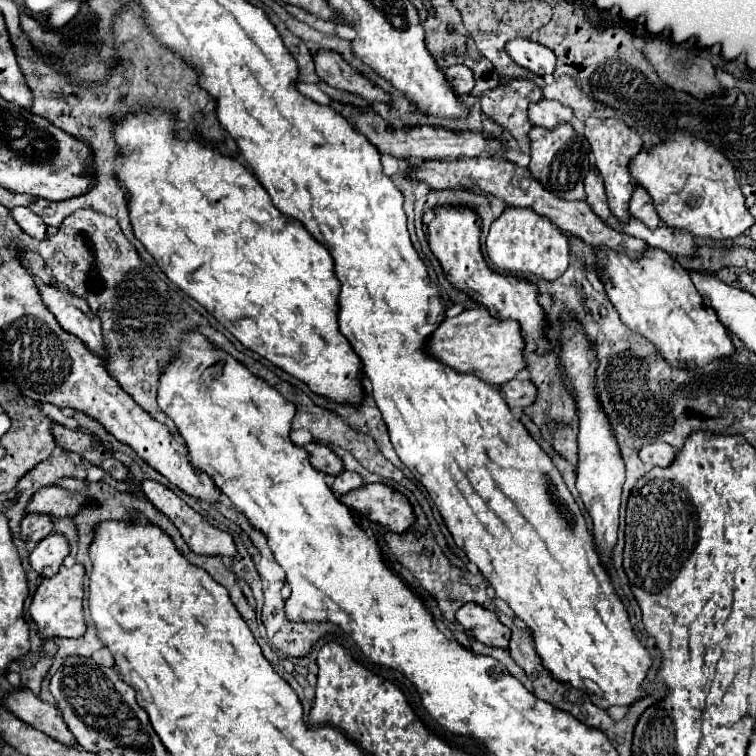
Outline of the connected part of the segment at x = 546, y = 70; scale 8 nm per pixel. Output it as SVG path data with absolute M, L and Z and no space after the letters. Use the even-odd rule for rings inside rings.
M515 38L511 42L507 42L507 52L509 56L521 64L523 68L527 68L529 72L537 74L537 76L545 76L545 74L553 74L555 70L555 54L533 42L533 40L523 40L523 38Z

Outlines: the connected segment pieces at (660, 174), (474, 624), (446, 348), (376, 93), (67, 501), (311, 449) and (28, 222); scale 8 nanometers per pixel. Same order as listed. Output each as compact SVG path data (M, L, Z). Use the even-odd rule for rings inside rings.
M677 132L651 150L639 152L629 164L633 180L649 192L661 222L695 238L733 240L747 236L755 218L745 206L745 198L735 180L735 170L727 158L703 140Z
M475 602L465 604L457 610L457 622L479 642L487 646L507 648L511 630L499 622L497 614L493 610L487 610Z
M473 308L461 312L455 318L445 318L427 340L425 350L429 356L457 372L475 374L477 378L483 378L487 384L501 386L509 382L525 366L523 338L519 330L521 328L515 320L499 322L485 308Z
M319 48L317 52L313 52L313 62L315 62L317 76L323 82L327 82L329 86L347 90L369 102L387 102L389 100L383 90L375 88L365 76L361 76L355 68L351 68L337 52Z
M57 486L39 488L35 496L27 502L27 514L47 514L51 518L59 516L75 516L79 506L83 504L83 496L69 494Z
M309 442L305 444L305 450L311 456L311 464L319 468L321 472L329 476L337 476L339 472L343 472L343 460L329 446L319 444L319 442Z
M13 208L11 214L13 214L15 222L21 226L21 230L27 232L29 236L33 236L33 238L37 238L37 240L43 240L43 238L47 236L47 234L45 234L47 226L43 224L43 218L37 216L35 212L31 212L29 208Z

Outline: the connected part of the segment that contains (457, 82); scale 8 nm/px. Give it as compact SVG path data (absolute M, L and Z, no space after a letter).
M457 64L457 66L447 68L445 76L455 86L455 90L459 94L469 94L473 90L473 86L475 86L475 76L465 64Z

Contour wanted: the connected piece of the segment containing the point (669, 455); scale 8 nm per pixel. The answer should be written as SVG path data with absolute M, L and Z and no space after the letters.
M655 442L655 444L649 444L649 446L643 446L639 450L639 458L643 460L643 464L647 464L649 468L651 466L659 466L659 468L667 468L673 458L675 458L675 450L669 446L669 444L663 444L663 442Z

